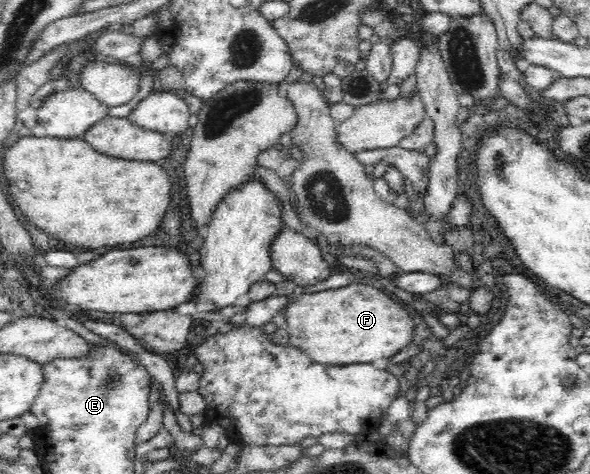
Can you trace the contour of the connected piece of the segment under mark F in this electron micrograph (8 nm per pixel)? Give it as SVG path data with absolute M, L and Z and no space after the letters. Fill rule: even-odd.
M352 281L351 284L328 291L304 293L290 303L283 310L286 328L289 333L289 344L306 352L312 361L324 365L350 365L350 363L372 363L376 359L386 359L398 353L412 342L415 328L414 319L410 313L392 301L391 296L380 291L380 286L369 282Z

